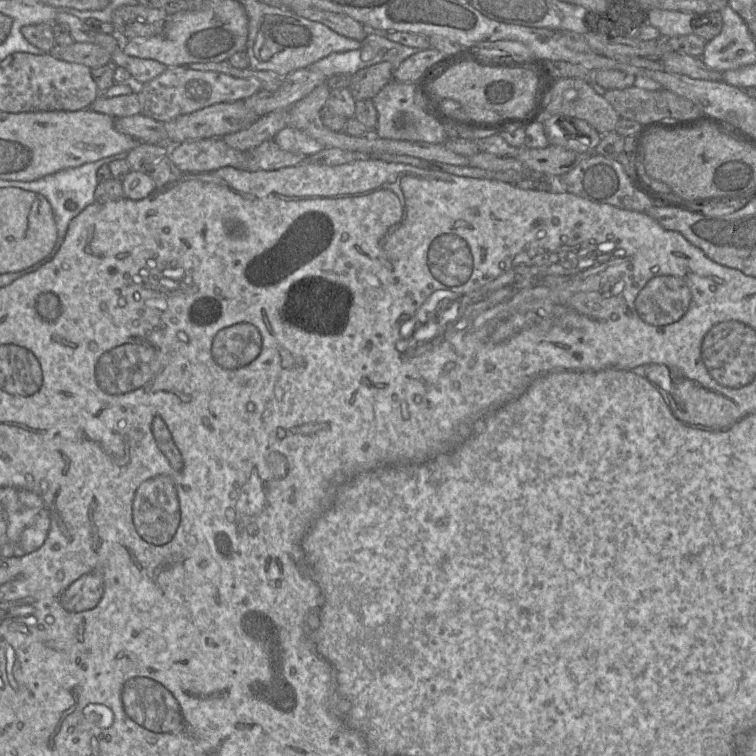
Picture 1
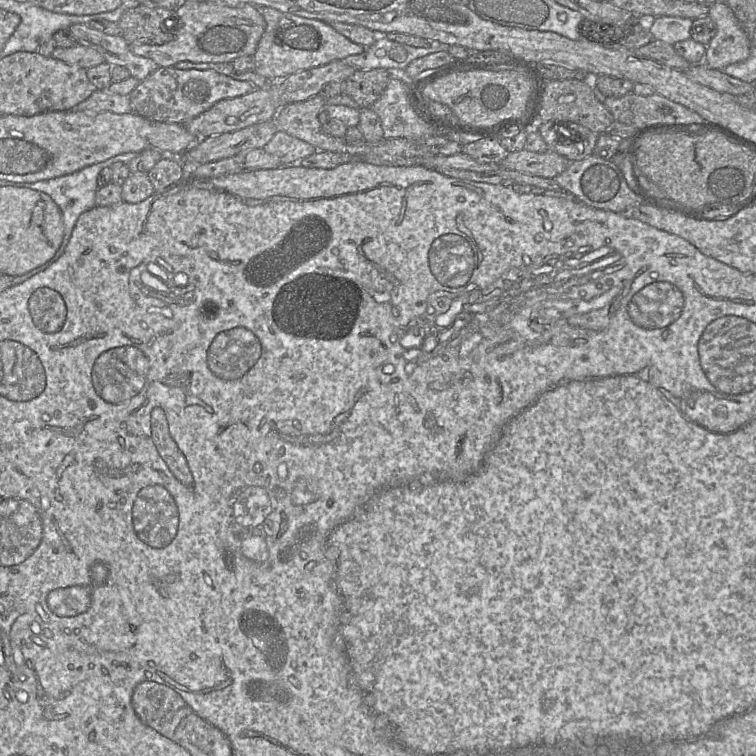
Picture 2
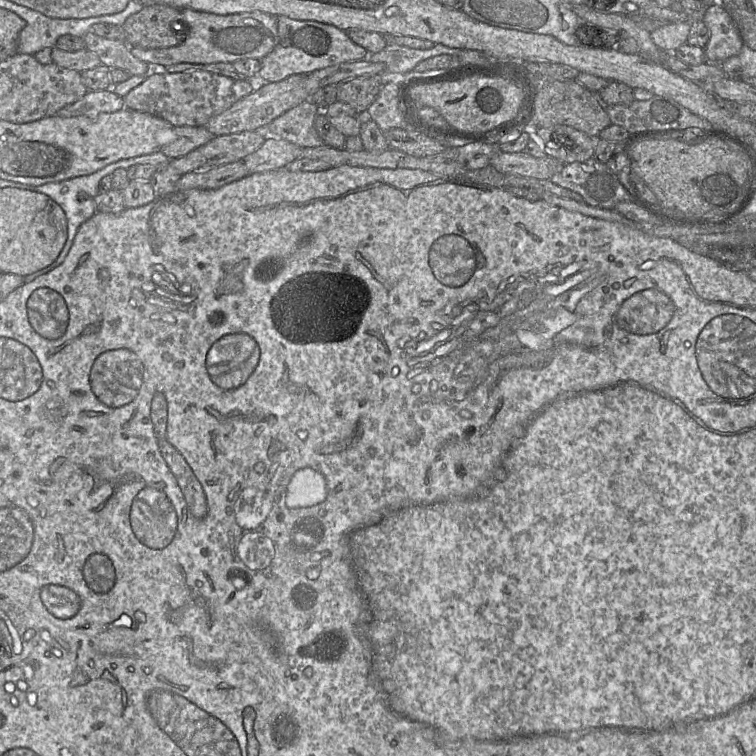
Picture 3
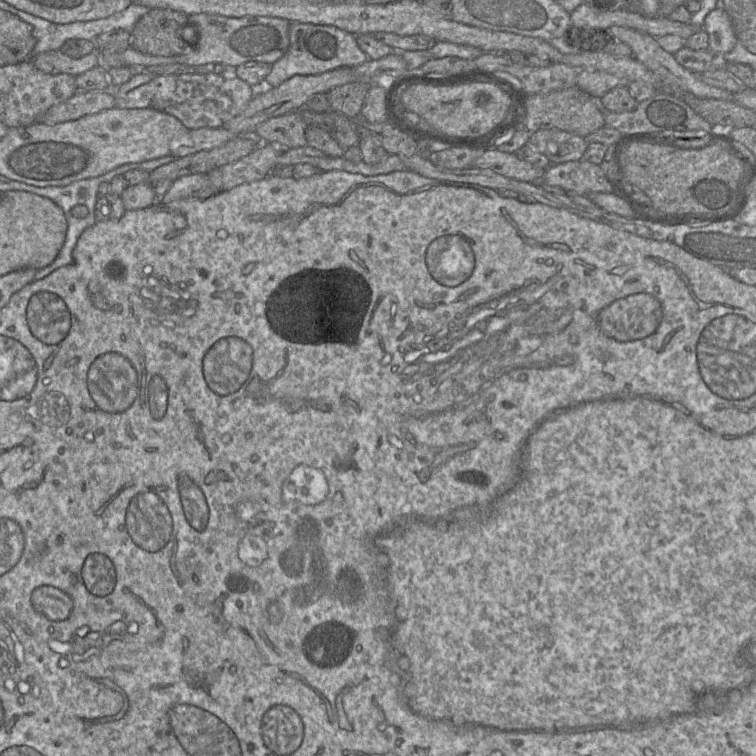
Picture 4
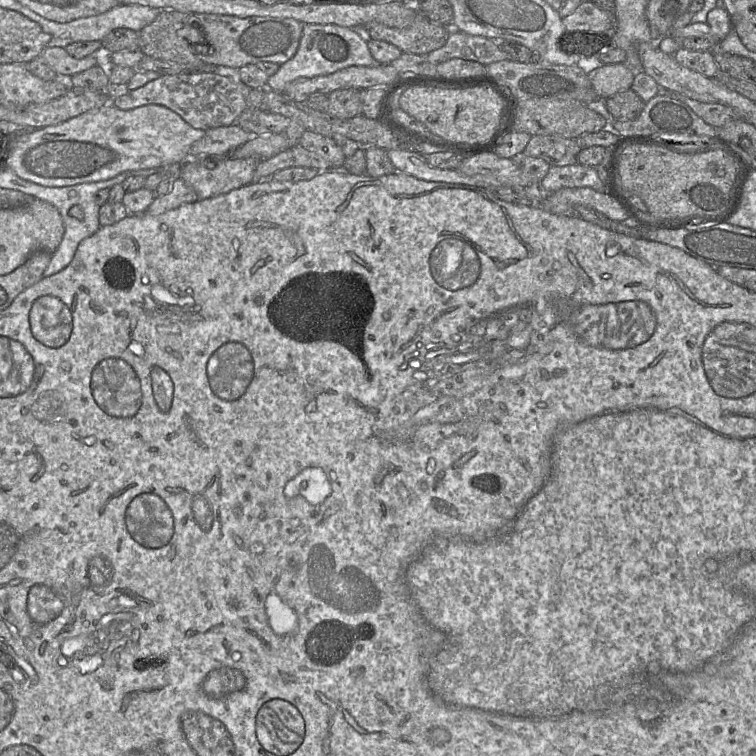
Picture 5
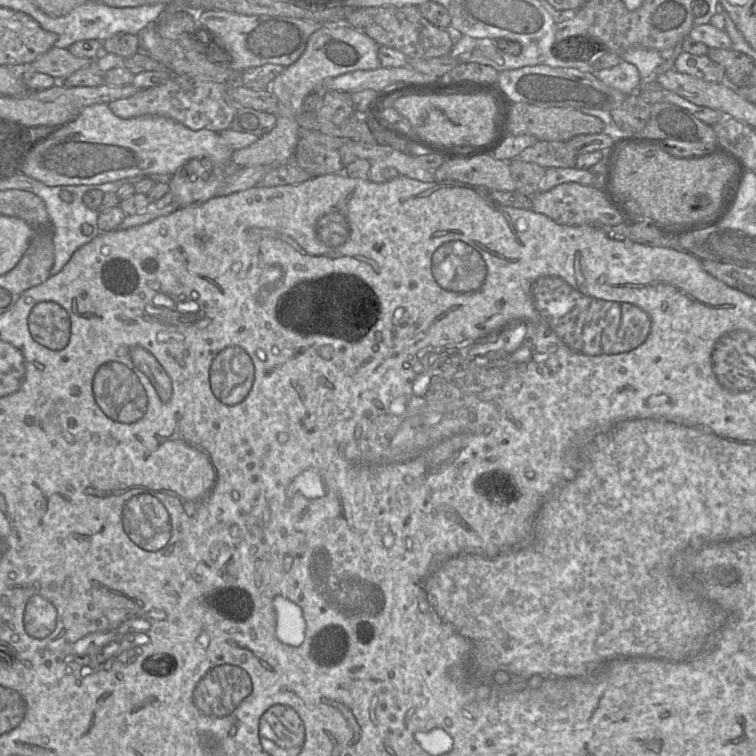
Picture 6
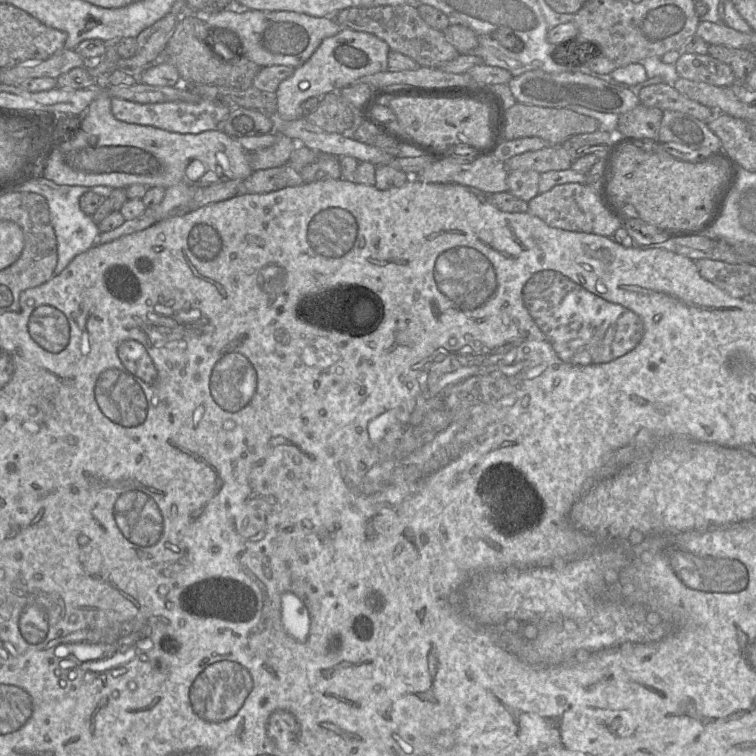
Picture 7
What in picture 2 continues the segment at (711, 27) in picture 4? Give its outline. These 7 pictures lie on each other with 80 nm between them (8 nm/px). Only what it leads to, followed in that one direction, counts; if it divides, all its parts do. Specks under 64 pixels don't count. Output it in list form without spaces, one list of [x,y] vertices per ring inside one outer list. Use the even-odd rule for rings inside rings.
[[[714,3],[708,15],[714,21],[717,32],[706,46],[703,63],[709,68],[723,70],[730,64],[745,61],[752,46],[727,3]]]

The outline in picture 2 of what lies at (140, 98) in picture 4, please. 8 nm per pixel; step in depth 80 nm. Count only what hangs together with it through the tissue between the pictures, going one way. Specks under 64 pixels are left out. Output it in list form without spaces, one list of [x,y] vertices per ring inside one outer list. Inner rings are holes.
[[[159,67],[141,81],[128,96],[133,112],[150,121],[178,124],[189,122],[221,100],[249,94],[256,88],[248,81],[235,80],[213,70]]]

